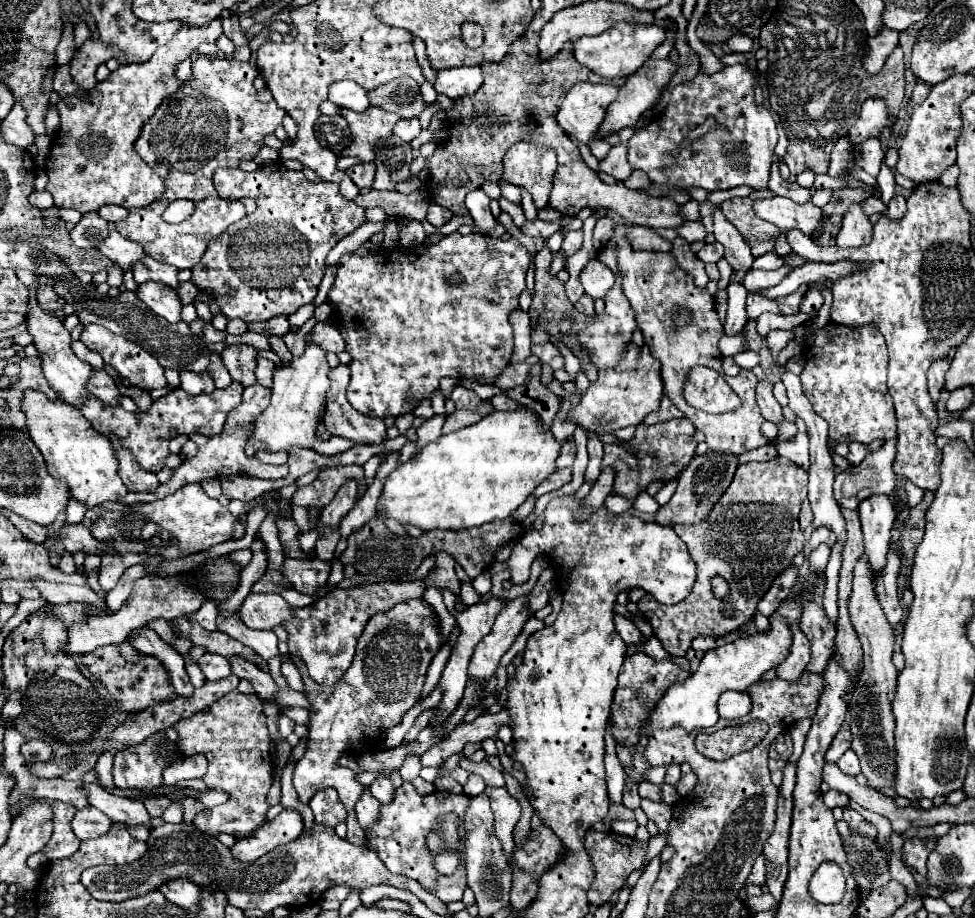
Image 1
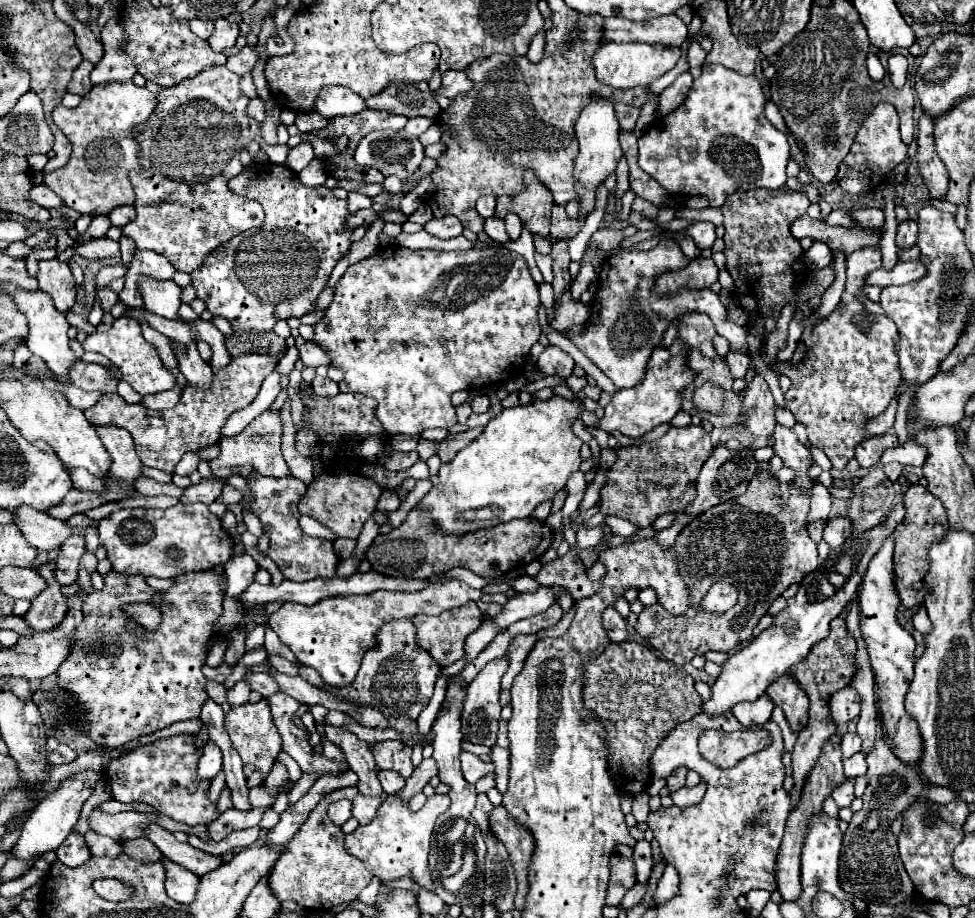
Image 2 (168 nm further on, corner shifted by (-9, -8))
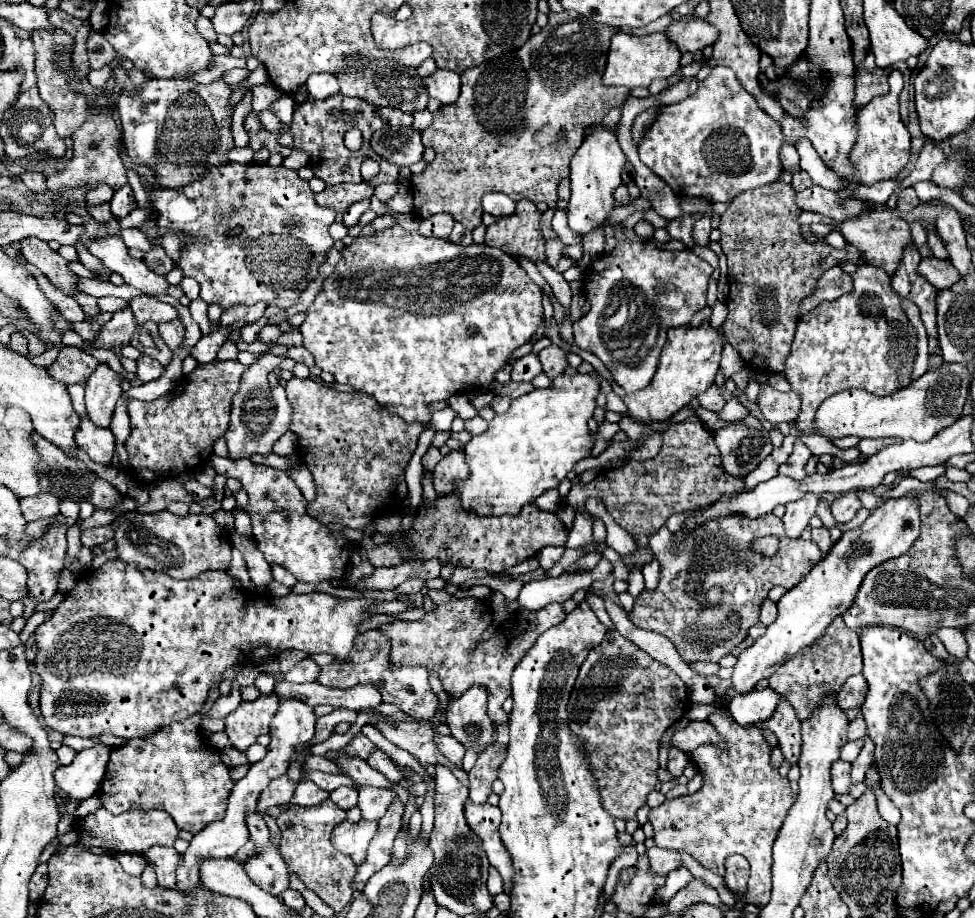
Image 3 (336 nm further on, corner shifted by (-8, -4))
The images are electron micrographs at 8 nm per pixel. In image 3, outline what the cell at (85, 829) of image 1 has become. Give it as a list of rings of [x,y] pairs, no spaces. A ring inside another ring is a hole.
[[[115,854],[117,862],[123,866],[123,870],[127,874],[133,874],[133,876],[139,876],[145,868],[145,862],[139,854]]]

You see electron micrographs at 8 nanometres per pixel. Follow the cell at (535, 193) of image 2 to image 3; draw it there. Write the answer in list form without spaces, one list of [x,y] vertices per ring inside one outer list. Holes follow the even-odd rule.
[[[523,198],[511,216],[499,216],[495,224],[487,226],[485,244],[497,246],[515,258],[527,256],[533,262],[545,260],[545,238],[539,220],[541,212],[537,206]]]

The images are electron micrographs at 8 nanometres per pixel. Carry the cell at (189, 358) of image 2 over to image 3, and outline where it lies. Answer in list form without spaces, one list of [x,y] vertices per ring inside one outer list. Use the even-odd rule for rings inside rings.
[[[179,320],[175,322],[165,322],[165,324],[159,324],[159,334],[163,338],[163,342],[167,344],[167,348],[171,352],[177,352],[183,348],[183,340],[185,340],[185,328]]]

